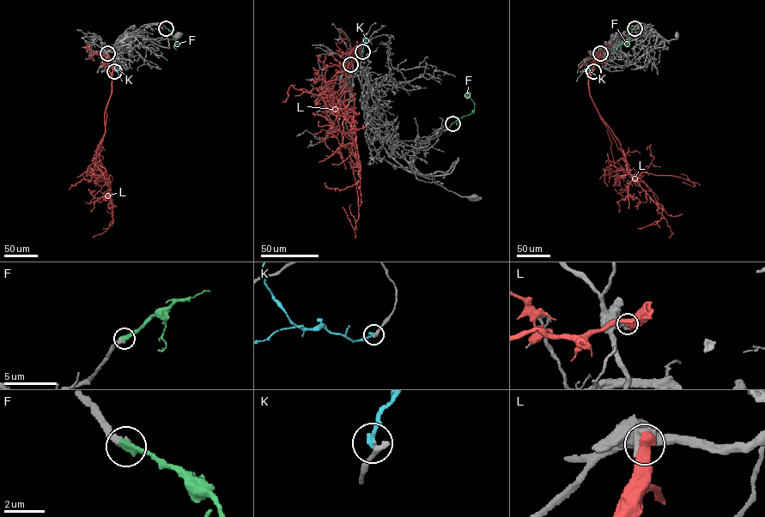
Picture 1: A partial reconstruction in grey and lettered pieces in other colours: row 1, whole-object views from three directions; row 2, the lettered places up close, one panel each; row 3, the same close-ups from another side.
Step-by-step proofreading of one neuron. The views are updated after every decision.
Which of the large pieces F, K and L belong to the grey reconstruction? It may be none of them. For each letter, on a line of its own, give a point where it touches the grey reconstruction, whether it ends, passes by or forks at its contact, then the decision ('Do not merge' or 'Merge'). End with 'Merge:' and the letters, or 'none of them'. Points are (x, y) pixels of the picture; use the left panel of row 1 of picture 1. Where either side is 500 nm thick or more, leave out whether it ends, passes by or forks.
F: Touches grey at (166, 28). It ends there. Merge
K: Touches grey at (114, 71). It ends there. Do not merge
L: Touches grey at (107, 53). Do not merge
Merge: F

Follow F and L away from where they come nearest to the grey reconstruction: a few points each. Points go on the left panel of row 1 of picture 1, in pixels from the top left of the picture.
F: (166, 28), (179, 44), (173, 46), (175, 48)
L: (107, 53), (112, 94), (96, 160), (105, 169), (109, 183), (113, 219), (112, 225), (93, 237)

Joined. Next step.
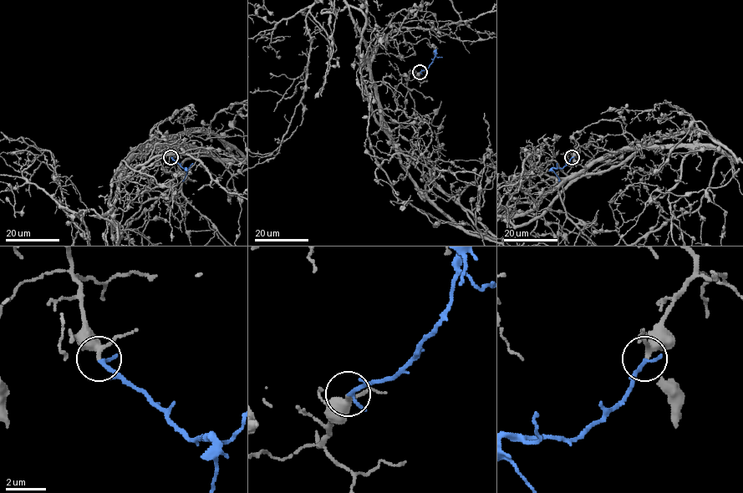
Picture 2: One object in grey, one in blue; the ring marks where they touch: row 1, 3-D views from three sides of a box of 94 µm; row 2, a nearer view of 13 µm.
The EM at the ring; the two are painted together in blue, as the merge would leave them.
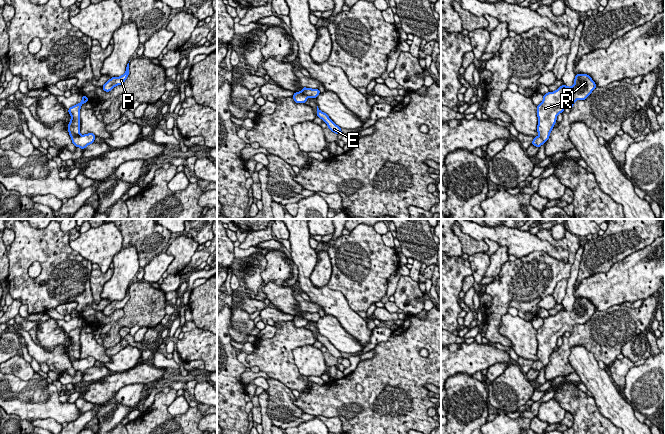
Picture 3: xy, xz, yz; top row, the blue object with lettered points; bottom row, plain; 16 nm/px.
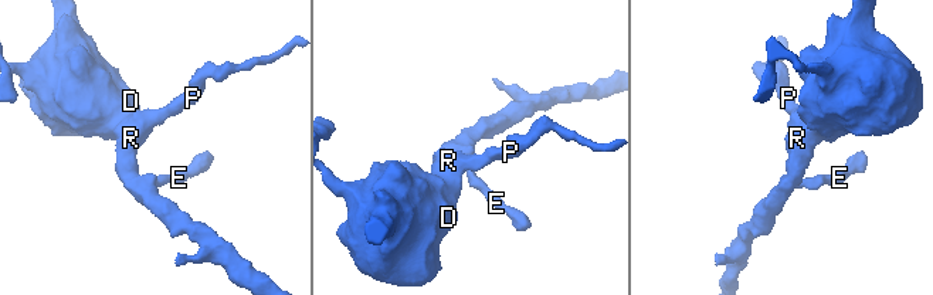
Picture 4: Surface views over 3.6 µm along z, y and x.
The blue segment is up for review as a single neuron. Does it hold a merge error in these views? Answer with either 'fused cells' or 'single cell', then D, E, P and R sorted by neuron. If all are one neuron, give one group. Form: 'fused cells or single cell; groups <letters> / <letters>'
single cell; groups D E P R

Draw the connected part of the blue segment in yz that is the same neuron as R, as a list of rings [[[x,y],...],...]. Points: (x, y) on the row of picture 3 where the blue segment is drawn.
[[[576,74],[574,85],[572,87],[568,87],[564,84],[560,86],[556,91],[544,94],[543,101],[537,106],[537,116],[539,120],[537,132],[539,135],[533,138],[532,145],[536,147],[543,145],[549,139],[550,132],[556,123],[557,115],[562,113],[565,108],[572,109],[576,100],[585,100],[596,87],[597,86],[595,82],[589,75]]]

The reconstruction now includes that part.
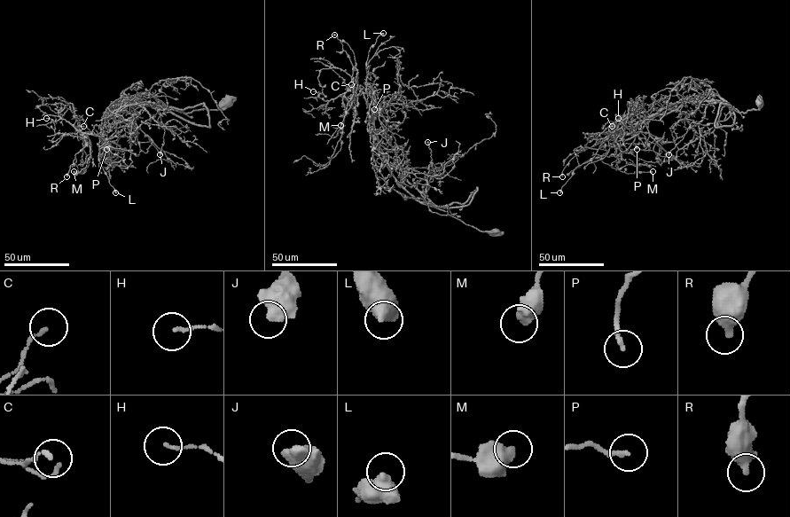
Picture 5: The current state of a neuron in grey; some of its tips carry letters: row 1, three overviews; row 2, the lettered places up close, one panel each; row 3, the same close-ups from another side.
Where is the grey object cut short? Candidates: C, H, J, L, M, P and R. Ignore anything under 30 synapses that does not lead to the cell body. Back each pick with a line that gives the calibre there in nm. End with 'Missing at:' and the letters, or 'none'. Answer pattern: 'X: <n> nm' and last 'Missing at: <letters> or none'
Missing at: none

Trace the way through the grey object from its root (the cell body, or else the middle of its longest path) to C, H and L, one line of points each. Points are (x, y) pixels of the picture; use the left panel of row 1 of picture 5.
C: (228, 100), (222, 109), (184, 113), (153, 97), (133, 94), (110, 106), (98, 134), (83, 133), (83, 126)
H: (228, 100), (222, 109), (184, 113), (133, 94), (110, 106), (97, 135), (53, 142), (54, 124), (46, 118)
L: (228, 100), (222, 109), (184, 113), (151, 95), (121, 99), (103, 117), (98, 145), (115, 192)

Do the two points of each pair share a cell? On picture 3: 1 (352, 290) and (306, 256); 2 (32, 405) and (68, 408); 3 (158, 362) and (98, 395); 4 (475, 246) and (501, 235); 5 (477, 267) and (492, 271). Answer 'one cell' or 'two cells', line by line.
1: two cells
2: one cell
3: two cells
4: two cells
5: two cells

